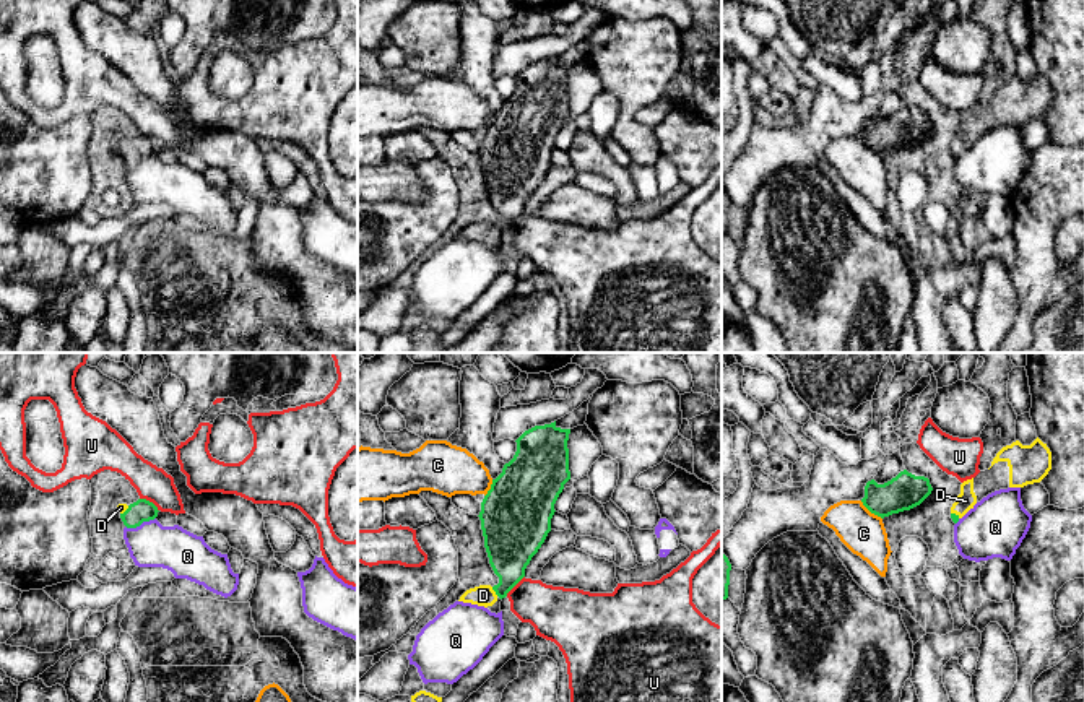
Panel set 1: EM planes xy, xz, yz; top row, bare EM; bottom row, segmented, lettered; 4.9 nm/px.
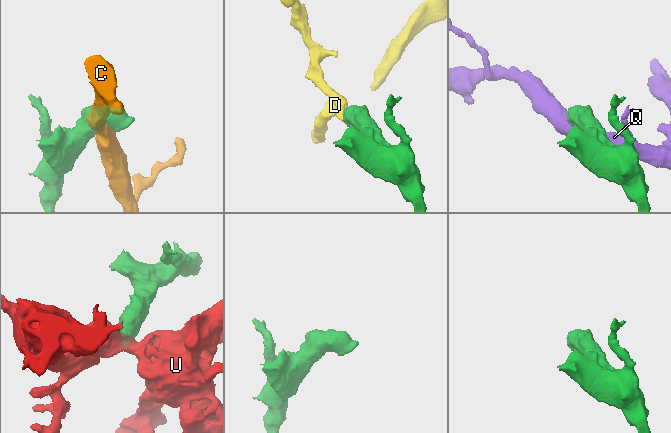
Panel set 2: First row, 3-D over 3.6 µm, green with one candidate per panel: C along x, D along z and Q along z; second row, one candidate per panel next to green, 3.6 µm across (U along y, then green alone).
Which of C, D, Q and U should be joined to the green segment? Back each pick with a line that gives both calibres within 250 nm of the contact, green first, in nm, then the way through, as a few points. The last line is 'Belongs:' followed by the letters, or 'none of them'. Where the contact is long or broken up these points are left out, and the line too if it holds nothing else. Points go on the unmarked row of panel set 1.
D: Thickness 260 nm (green) against 110 nm. Path across: xz (511, 179), (509, 213), (494, 226), (483, 231)
Belongs: D

